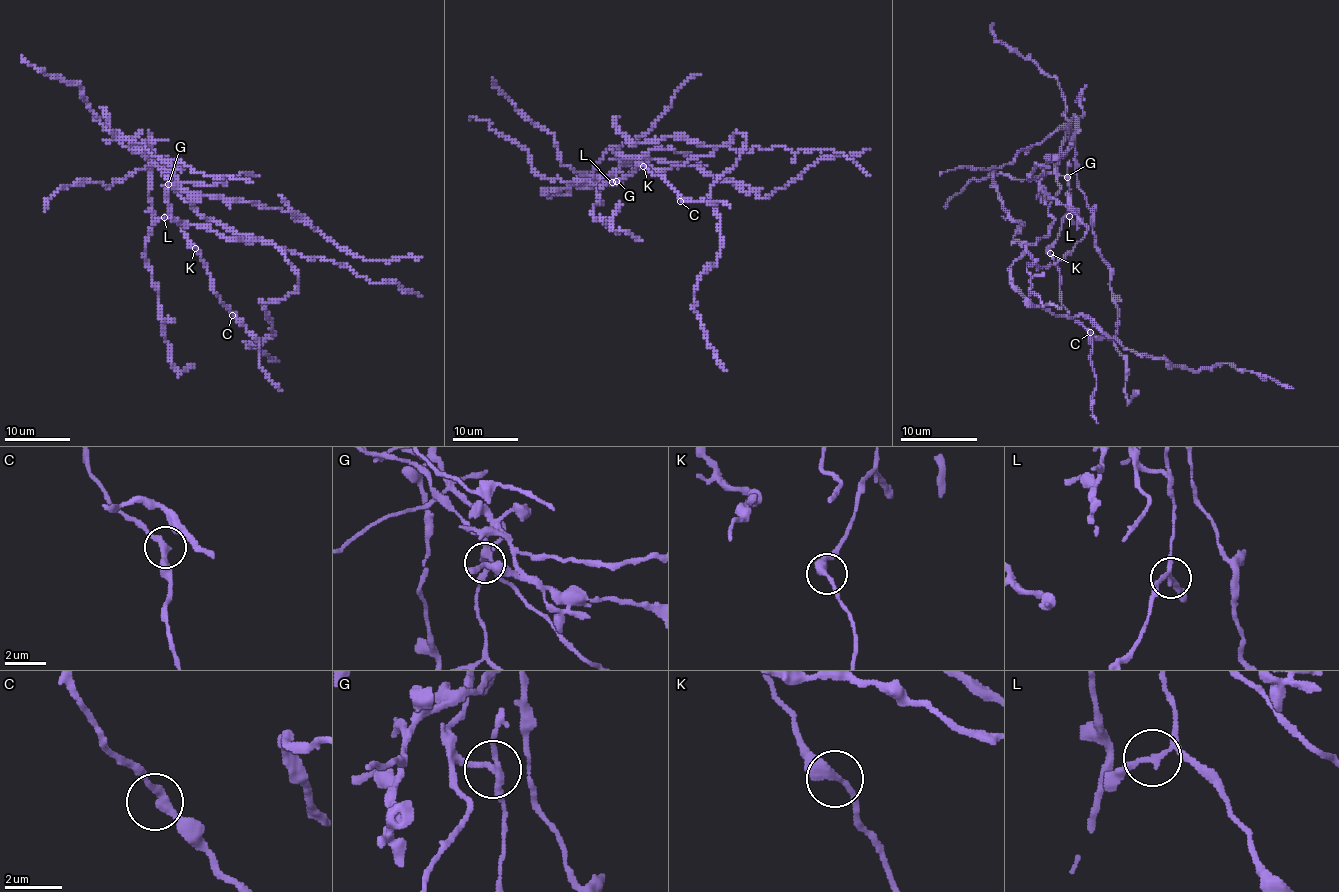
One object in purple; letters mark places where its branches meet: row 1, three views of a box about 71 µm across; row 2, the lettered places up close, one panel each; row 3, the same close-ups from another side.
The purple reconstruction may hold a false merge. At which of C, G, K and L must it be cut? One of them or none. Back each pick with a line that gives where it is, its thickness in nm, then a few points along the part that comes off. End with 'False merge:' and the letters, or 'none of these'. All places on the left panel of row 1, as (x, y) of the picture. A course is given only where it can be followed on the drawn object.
G: at (168, 184); 240 nm thick; foreign part runs (169, 185), (211, 220), (273, 243), (297, 276), (291, 294), (262, 300), (273, 334), (247, 341), (278, 362)
False merge: G

